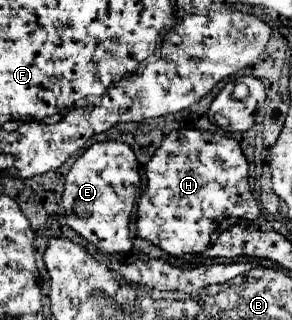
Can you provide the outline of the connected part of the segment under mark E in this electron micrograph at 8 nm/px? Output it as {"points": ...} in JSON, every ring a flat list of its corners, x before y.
{"points":[[95,142,75,160,65,178,63,206,67,226,101,254,127,254,131,250,129,222,139,196,141,172,133,150,123,142]]}

